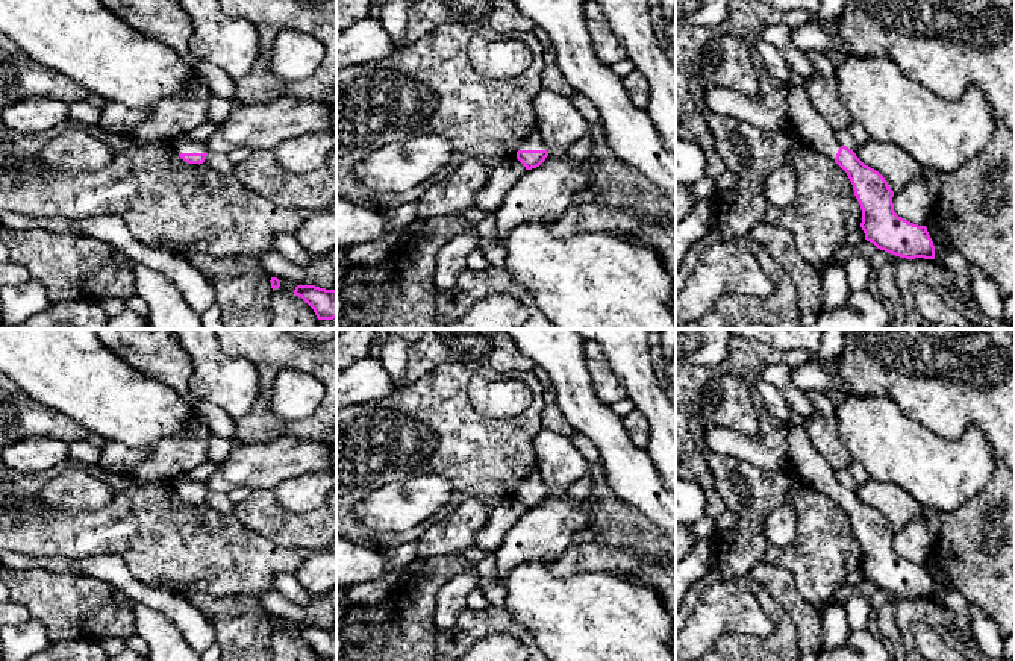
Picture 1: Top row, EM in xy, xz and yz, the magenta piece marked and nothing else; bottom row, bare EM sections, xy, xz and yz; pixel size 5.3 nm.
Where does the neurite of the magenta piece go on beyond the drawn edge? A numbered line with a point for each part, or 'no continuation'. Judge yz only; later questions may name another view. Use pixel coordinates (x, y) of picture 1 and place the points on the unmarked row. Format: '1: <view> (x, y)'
1: yz (803, 458)

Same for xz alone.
1: xz (535, 481)

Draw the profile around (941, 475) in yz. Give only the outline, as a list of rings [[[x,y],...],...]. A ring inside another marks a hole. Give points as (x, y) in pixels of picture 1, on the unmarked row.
[[[873,394],[836,400],[833,417],[841,444],[870,478],[903,488],[929,512],[953,512],[992,481],[992,446],[976,424],[963,429],[957,440],[947,440],[909,418],[891,397]]]

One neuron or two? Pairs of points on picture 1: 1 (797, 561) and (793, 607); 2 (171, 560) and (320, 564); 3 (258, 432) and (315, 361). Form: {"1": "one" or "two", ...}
{"1": "two", "2": "two", "3": "one"}

